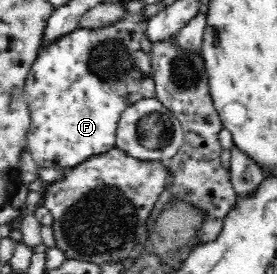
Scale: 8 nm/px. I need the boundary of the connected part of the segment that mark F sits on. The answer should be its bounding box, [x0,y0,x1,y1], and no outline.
[23,19,156,171]

